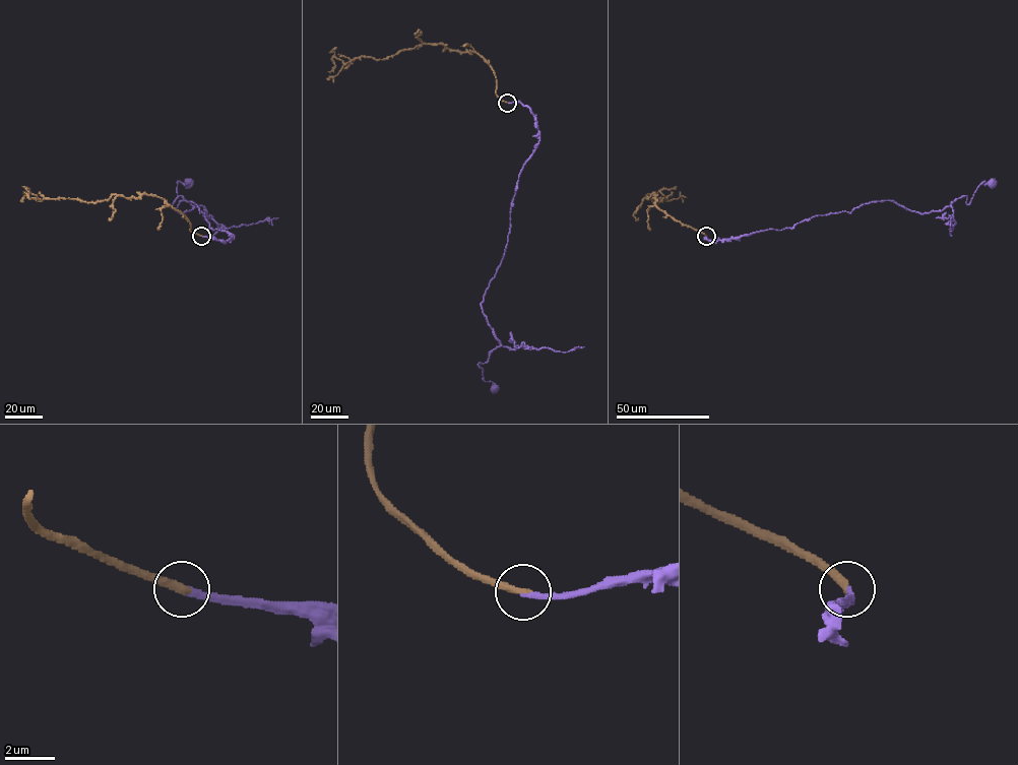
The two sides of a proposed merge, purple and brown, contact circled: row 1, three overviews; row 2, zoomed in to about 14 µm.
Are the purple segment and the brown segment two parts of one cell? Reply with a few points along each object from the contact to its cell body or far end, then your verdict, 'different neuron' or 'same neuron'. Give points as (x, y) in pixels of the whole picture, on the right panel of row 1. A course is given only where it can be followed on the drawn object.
purple runs (706, 236), (711, 241), (780, 231), (885, 200), (929, 213), (964, 196), (968, 204), (976, 188), (992, 182); brown runs (706, 236), (674, 219), (655, 204), (653, 194), (647, 196), (666, 201), (660, 190), (675, 186); same neuron

